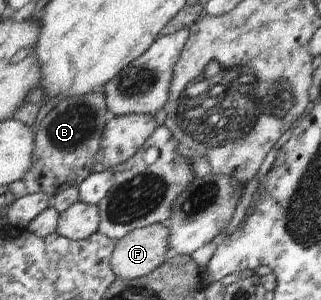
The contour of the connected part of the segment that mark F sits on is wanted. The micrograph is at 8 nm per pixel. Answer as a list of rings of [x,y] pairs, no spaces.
[[[162,223],[134,229],[116,241],[111,267],[117,278],[145,277],[169,259],[170,231]]]

